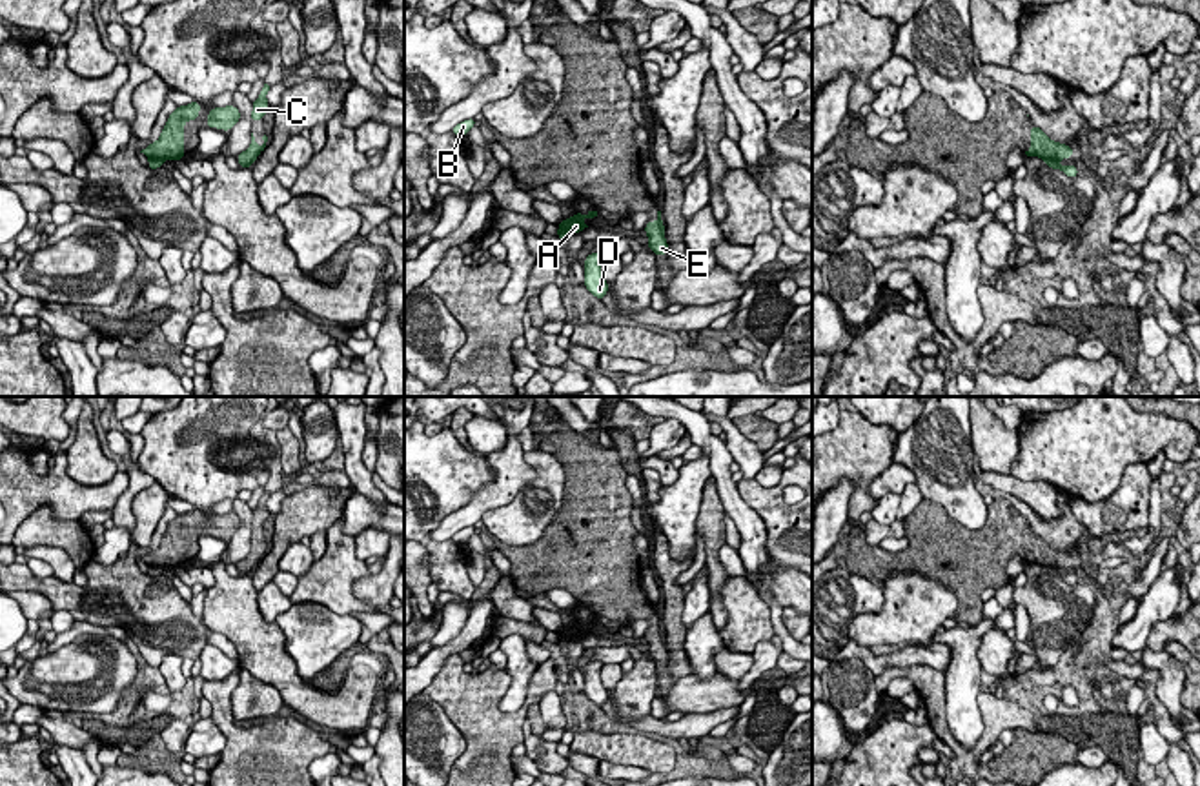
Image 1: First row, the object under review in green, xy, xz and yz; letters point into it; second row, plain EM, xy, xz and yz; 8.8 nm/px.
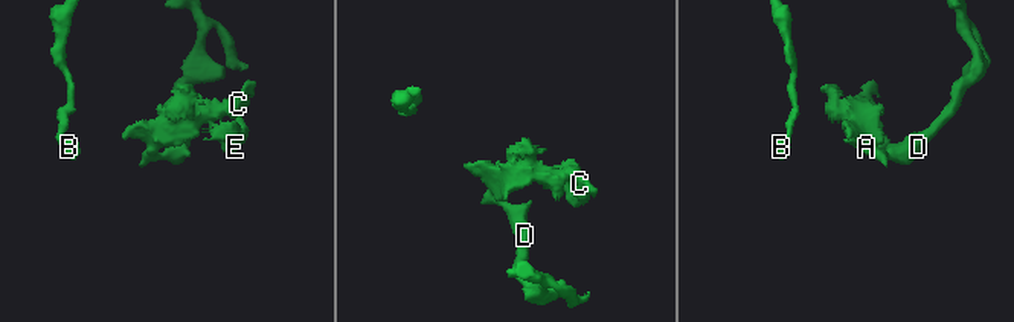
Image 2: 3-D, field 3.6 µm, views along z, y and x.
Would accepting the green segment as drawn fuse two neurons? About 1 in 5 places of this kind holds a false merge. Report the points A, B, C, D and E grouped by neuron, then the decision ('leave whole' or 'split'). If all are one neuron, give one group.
A C E / B D | split

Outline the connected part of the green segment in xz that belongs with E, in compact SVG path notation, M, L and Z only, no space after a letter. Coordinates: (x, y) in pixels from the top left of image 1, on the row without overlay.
M657 619L657 628L656 630L646 630L645 640L648 642L648 655L659 664L665 664L668 659L668 651L665 648L665 633L661 626L661 619Z

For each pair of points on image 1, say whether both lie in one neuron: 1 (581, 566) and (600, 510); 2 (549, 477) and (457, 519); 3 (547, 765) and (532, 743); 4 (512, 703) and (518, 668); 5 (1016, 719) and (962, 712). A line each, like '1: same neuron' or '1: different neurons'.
1: same neuron
2: different neurons
3: same neuron
4: same neuron
5: different neurons

